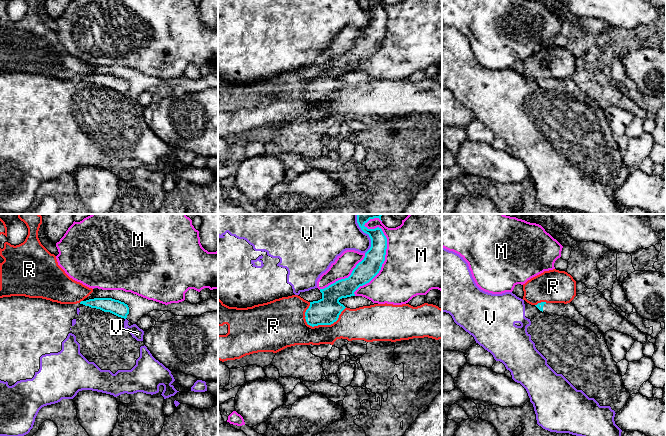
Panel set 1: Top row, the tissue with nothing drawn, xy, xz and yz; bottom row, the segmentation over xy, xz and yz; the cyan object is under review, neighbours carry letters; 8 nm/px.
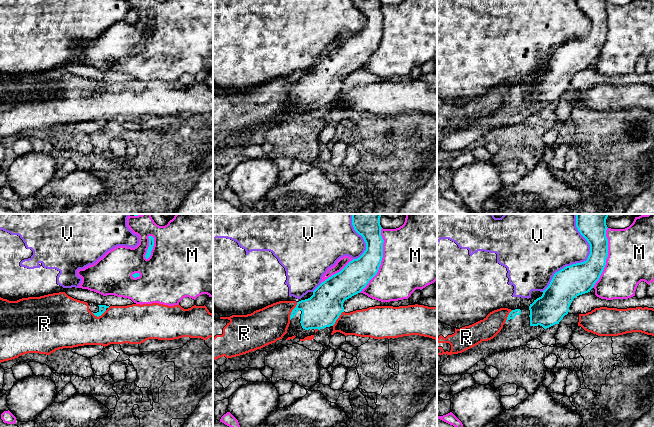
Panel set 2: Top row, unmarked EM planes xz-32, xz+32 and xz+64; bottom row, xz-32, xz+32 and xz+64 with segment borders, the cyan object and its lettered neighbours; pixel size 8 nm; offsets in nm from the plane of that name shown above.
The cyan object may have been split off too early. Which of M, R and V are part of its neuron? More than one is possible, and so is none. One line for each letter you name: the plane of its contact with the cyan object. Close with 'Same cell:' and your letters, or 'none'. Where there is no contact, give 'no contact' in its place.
Same cell: none

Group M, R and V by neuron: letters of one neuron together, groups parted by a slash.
M / R / V

